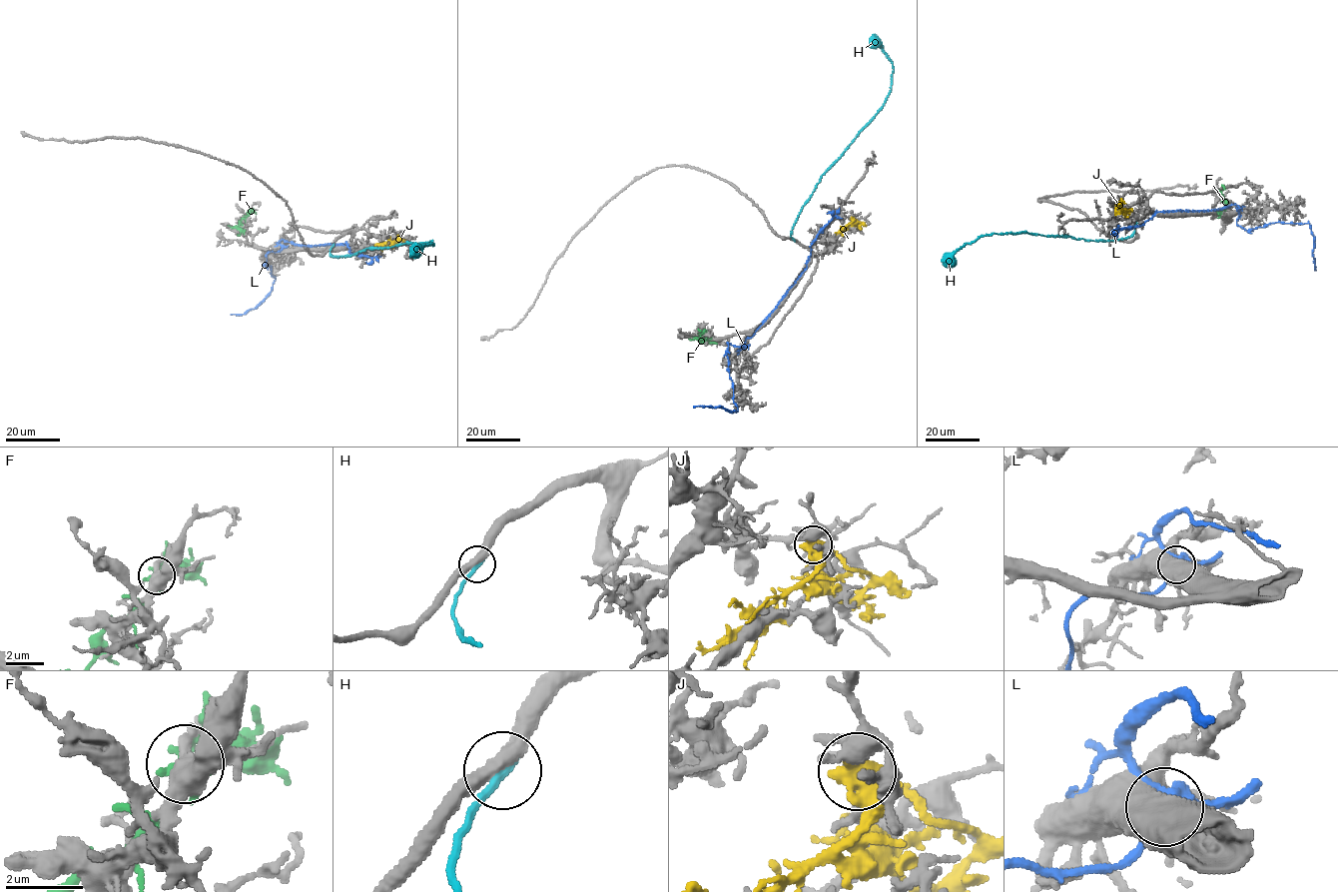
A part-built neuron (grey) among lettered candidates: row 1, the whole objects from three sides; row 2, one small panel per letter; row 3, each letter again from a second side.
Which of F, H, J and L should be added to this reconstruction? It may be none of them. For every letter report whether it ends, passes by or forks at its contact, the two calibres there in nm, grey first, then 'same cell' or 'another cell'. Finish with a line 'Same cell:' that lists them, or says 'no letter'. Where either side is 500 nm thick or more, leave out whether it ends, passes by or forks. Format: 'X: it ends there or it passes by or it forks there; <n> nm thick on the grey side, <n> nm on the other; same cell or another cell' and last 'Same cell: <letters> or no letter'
F: it forks there; 360 nm thick on the grey side, 200 nm on the other; another cell
H: it ends there; 440 nm thick on the grey side, 300 nm on the other; same cell
J: 320 nm thick on the grey side, 500 nm on the other; another cell
L: 800 nm thick on the grey side, 440 nm on the other; another cell
Same cell: H

